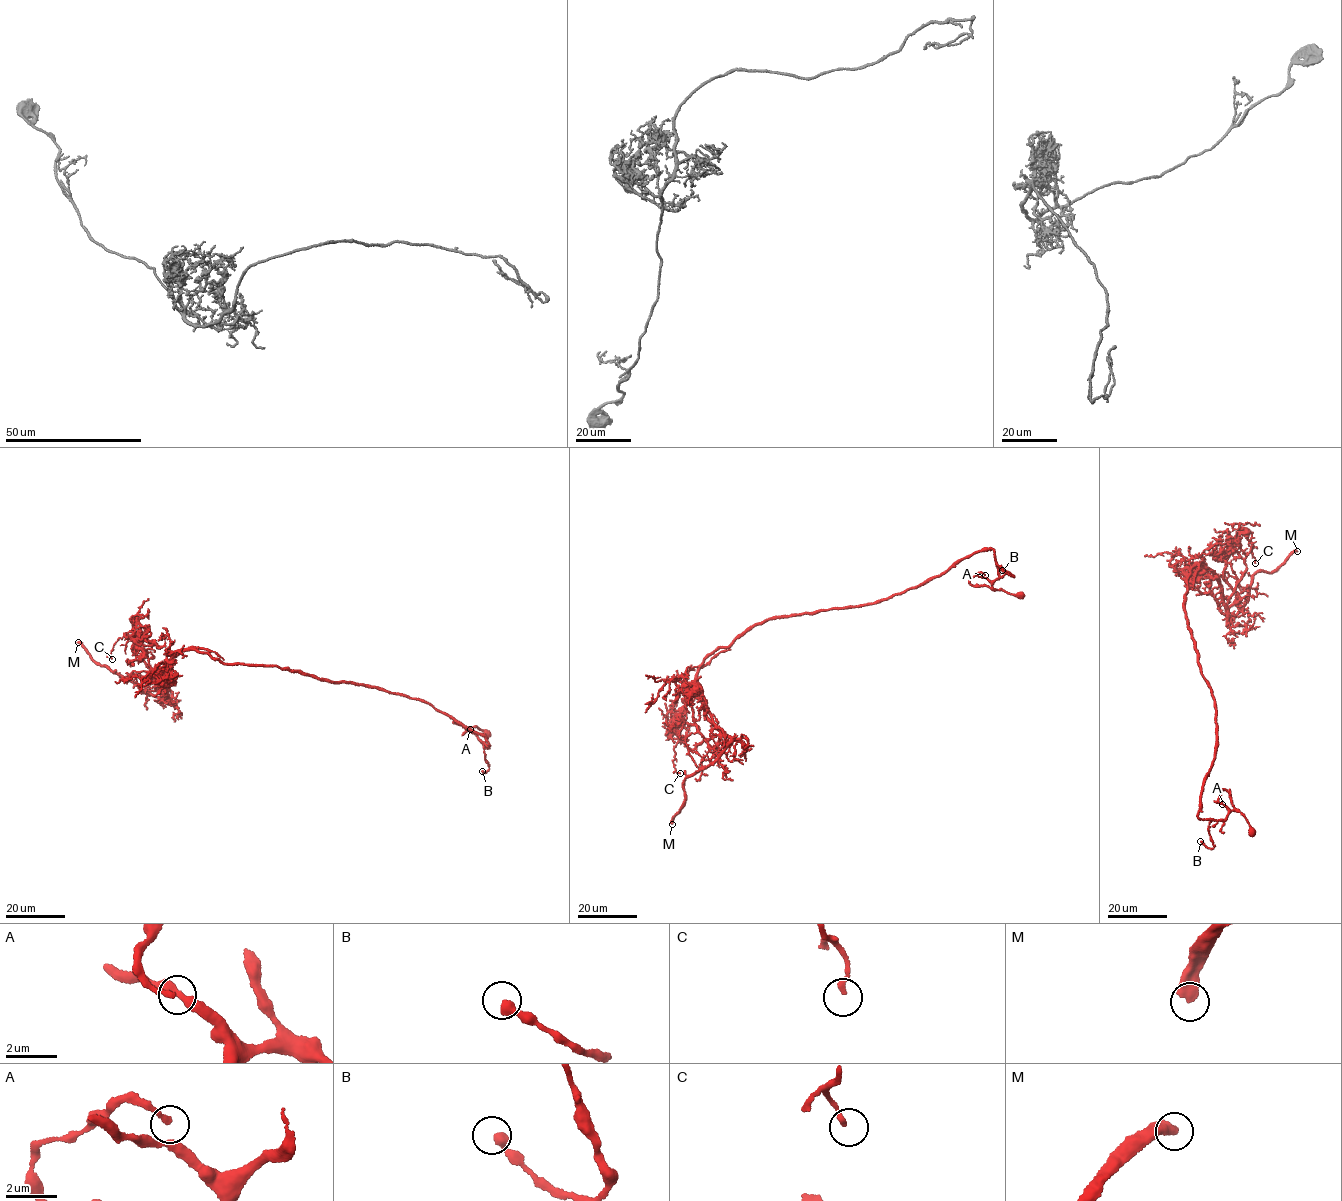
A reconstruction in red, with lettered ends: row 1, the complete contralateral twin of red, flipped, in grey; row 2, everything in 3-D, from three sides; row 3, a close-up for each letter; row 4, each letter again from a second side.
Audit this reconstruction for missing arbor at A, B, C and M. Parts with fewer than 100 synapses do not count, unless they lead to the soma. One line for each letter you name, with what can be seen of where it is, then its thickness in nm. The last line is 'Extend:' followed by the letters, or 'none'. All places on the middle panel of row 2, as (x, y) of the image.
M: Place: (672, 824). Thickness 480 nm
Extend: M

